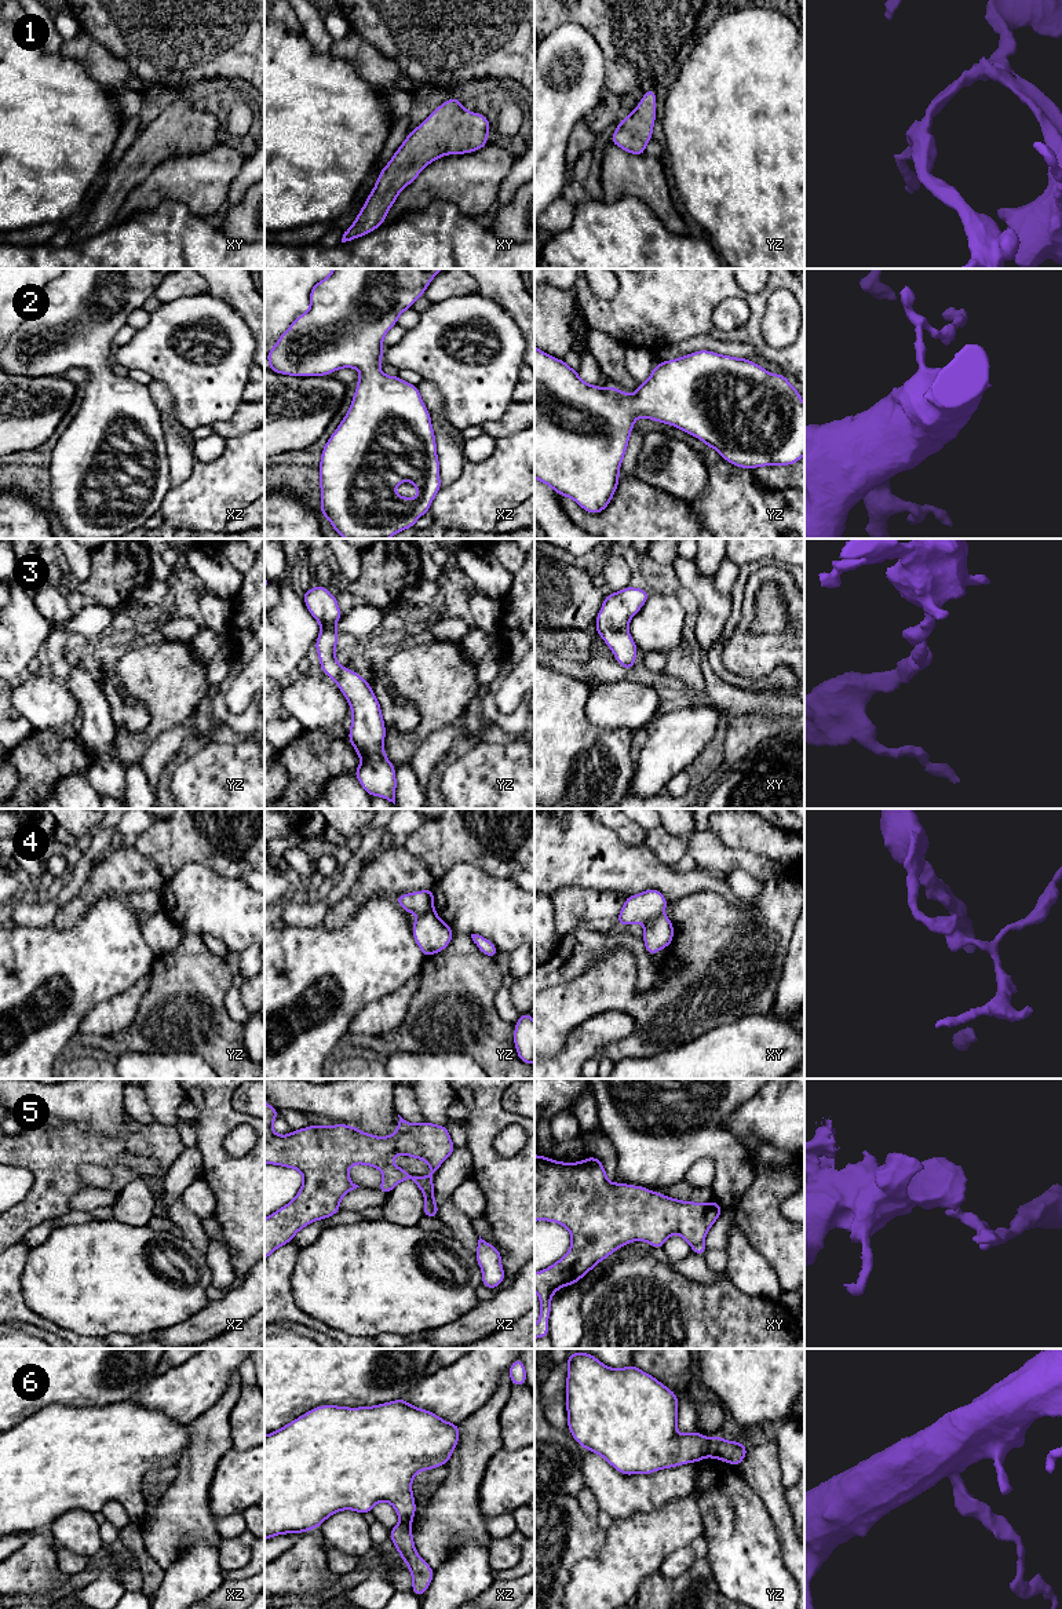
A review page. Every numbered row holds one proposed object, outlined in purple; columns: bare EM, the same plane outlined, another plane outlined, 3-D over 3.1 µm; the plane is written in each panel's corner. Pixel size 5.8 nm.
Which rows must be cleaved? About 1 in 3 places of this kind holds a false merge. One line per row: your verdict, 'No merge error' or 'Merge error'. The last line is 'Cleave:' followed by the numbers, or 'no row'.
1: No merge error
2: No merge error
3: No merge error
4: Merge error
5: Merge error
6: Merge error
Cleave: 4, 5, 6

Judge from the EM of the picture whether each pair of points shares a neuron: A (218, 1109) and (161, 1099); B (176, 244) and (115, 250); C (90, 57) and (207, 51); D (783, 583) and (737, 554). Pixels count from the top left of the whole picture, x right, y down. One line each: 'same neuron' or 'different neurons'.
A: different neurons
B: same neuron
C: different neurons
D: different neurons

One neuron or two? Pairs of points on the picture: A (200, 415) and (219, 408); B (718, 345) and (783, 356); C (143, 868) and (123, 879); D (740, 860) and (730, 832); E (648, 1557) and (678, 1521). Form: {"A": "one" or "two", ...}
{"A": "one", "B": "two", "C": "one", "D": "two", "E": "one"}

